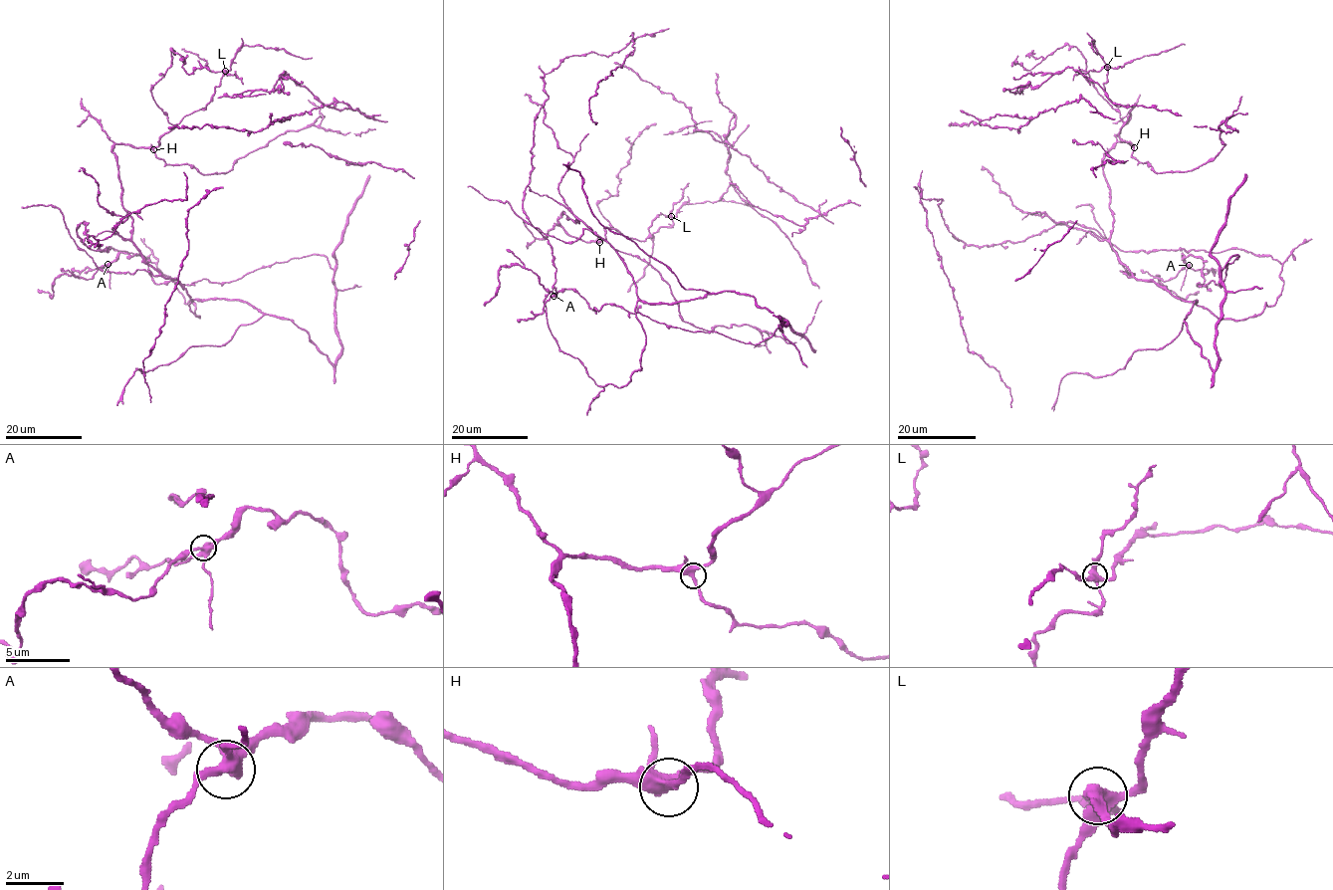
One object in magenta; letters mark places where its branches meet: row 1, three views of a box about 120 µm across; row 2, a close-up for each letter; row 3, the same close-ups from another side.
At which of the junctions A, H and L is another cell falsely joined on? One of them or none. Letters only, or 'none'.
L

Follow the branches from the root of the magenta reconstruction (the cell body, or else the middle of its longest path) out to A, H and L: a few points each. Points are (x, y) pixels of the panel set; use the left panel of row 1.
A: (118, 180), (148, 264), (335, 364), (324, 256), (189, 285), (108, 264)
H: (118, 180), (117, 157), (112, 150), (116, 143), (153, 149)
L: (118, 180), (112, 147), (116, 143), (157, 146), (160, 138), (185, 116), (205, 109), (225, 71)

